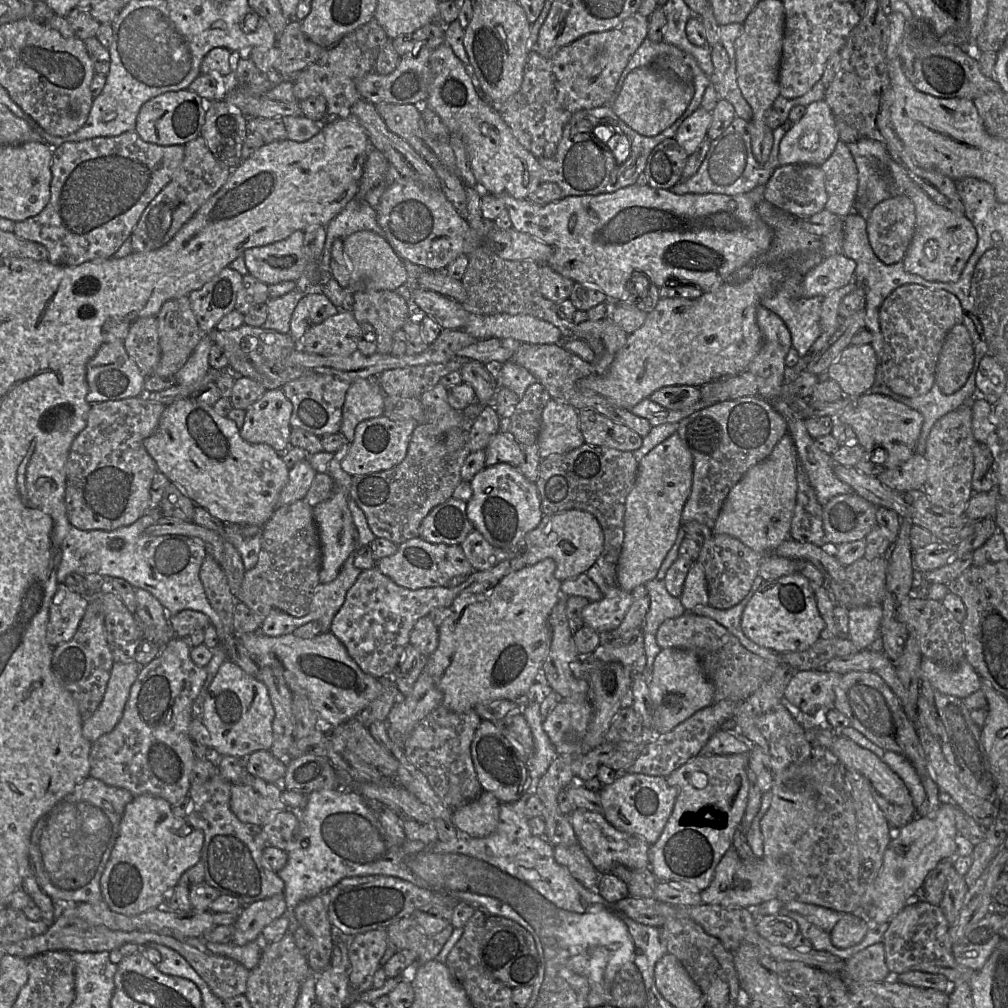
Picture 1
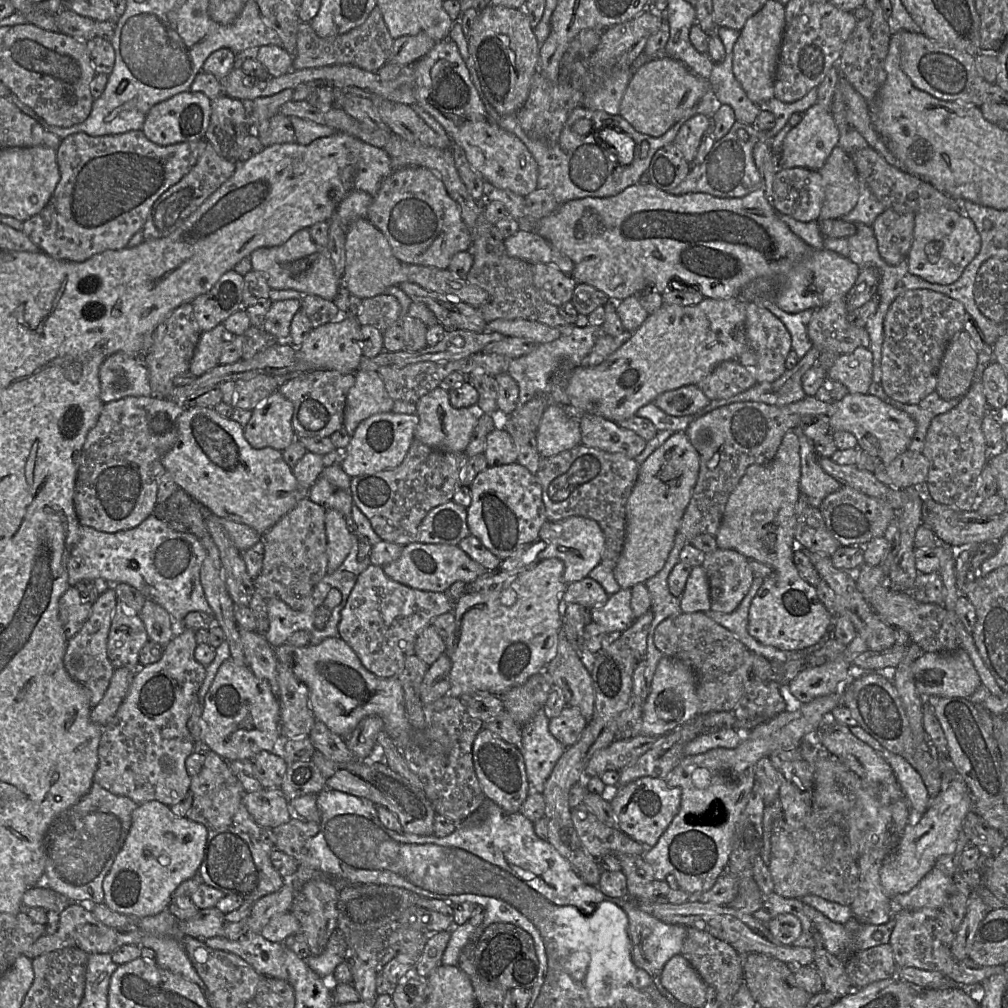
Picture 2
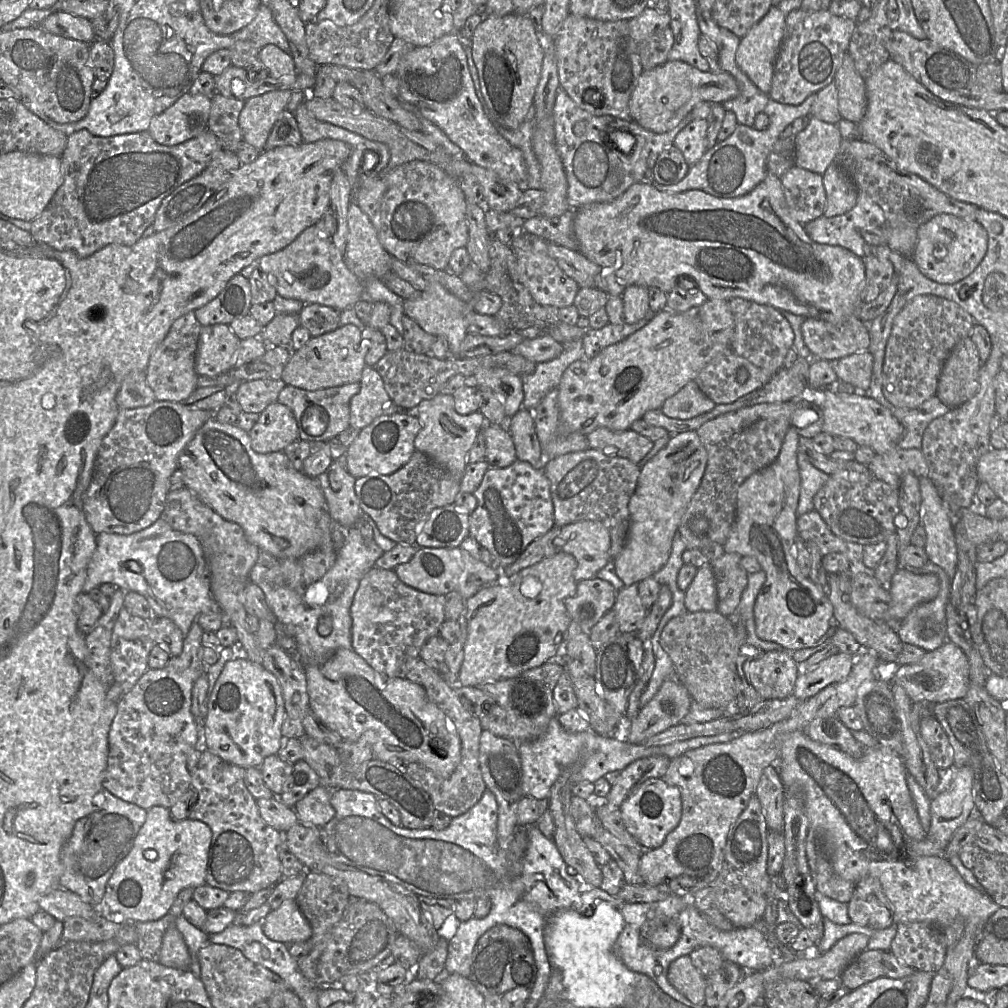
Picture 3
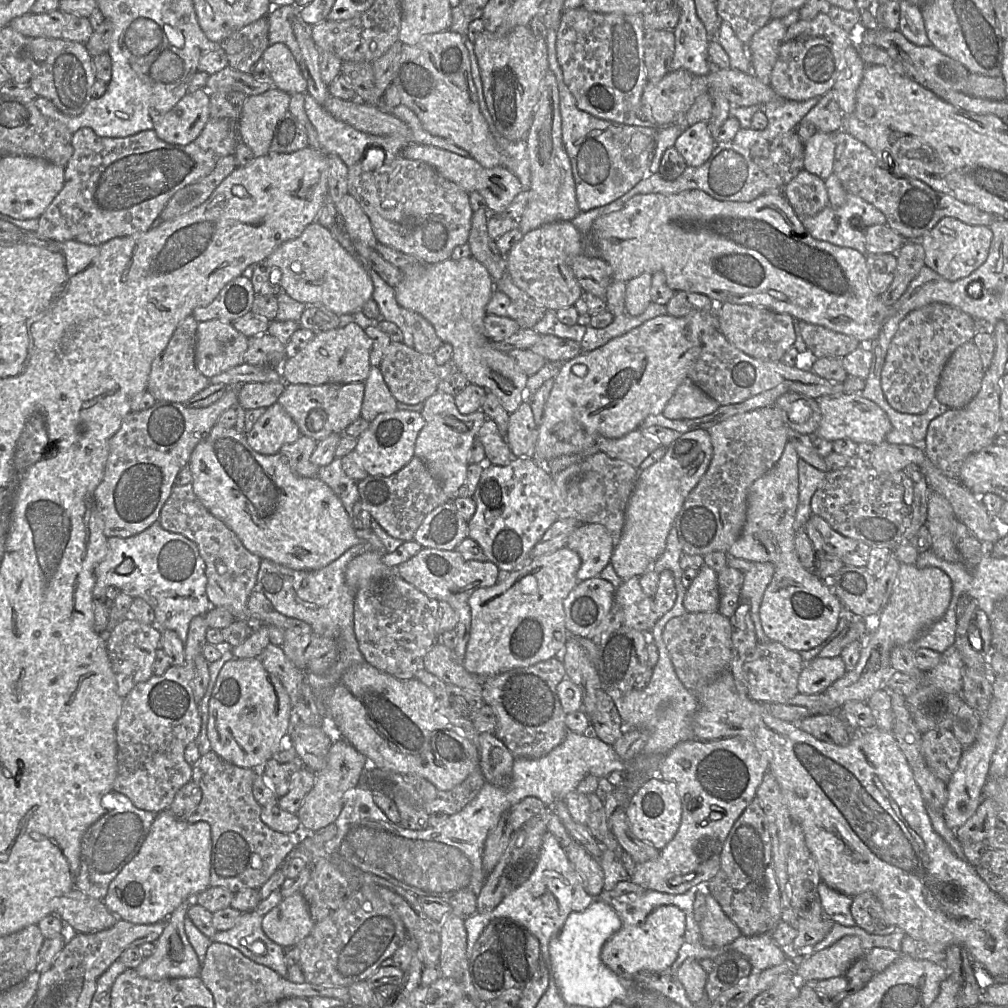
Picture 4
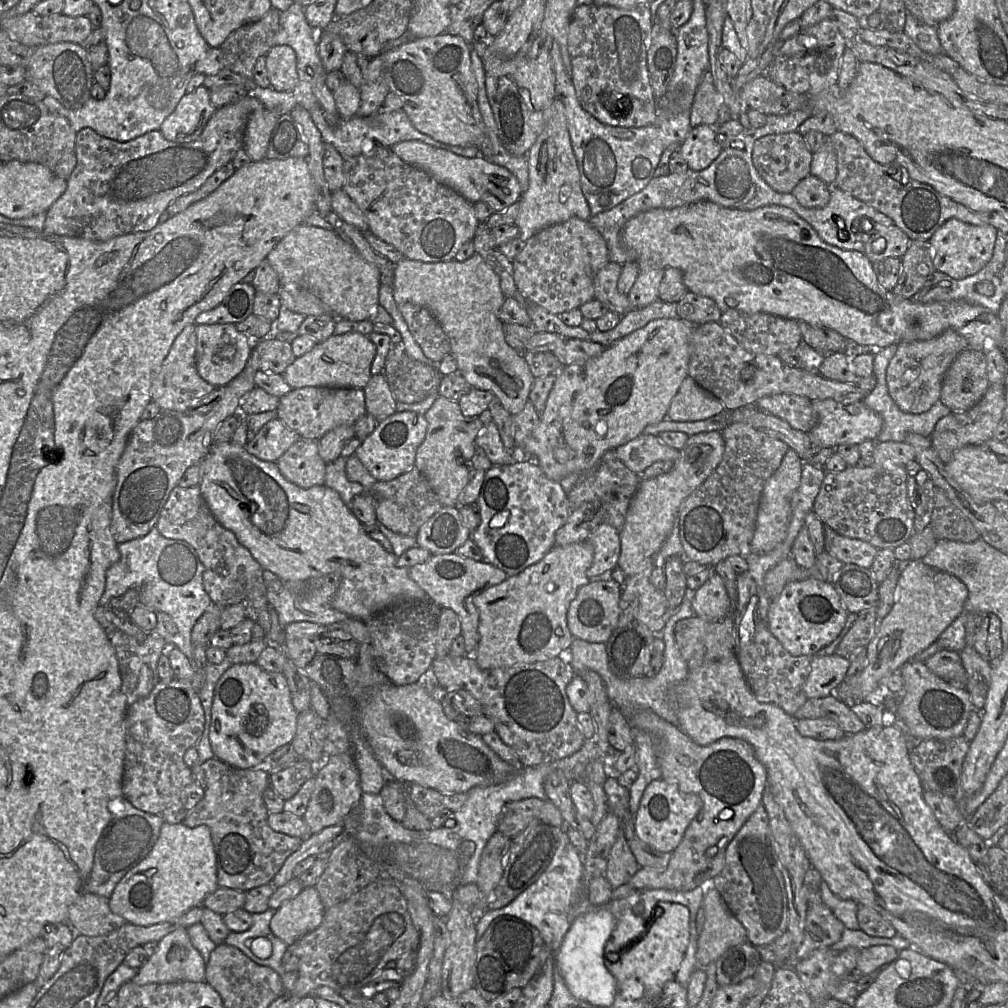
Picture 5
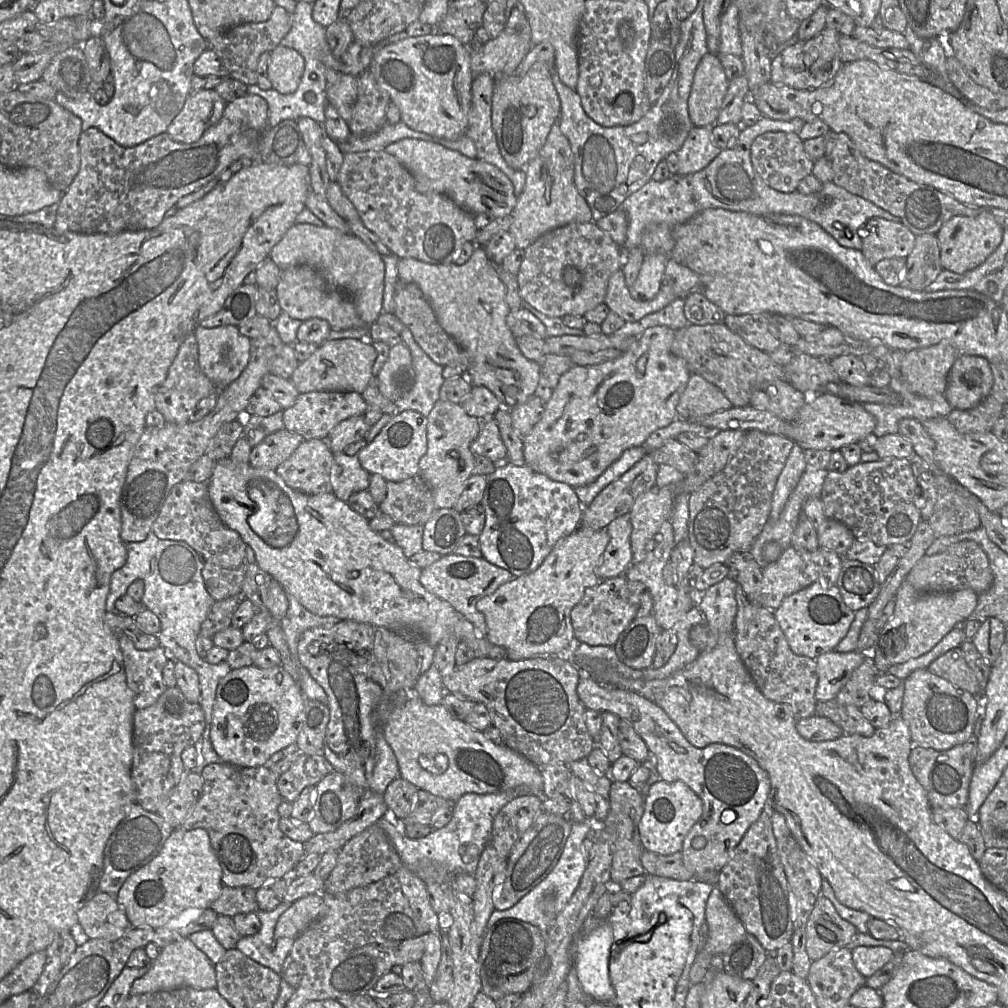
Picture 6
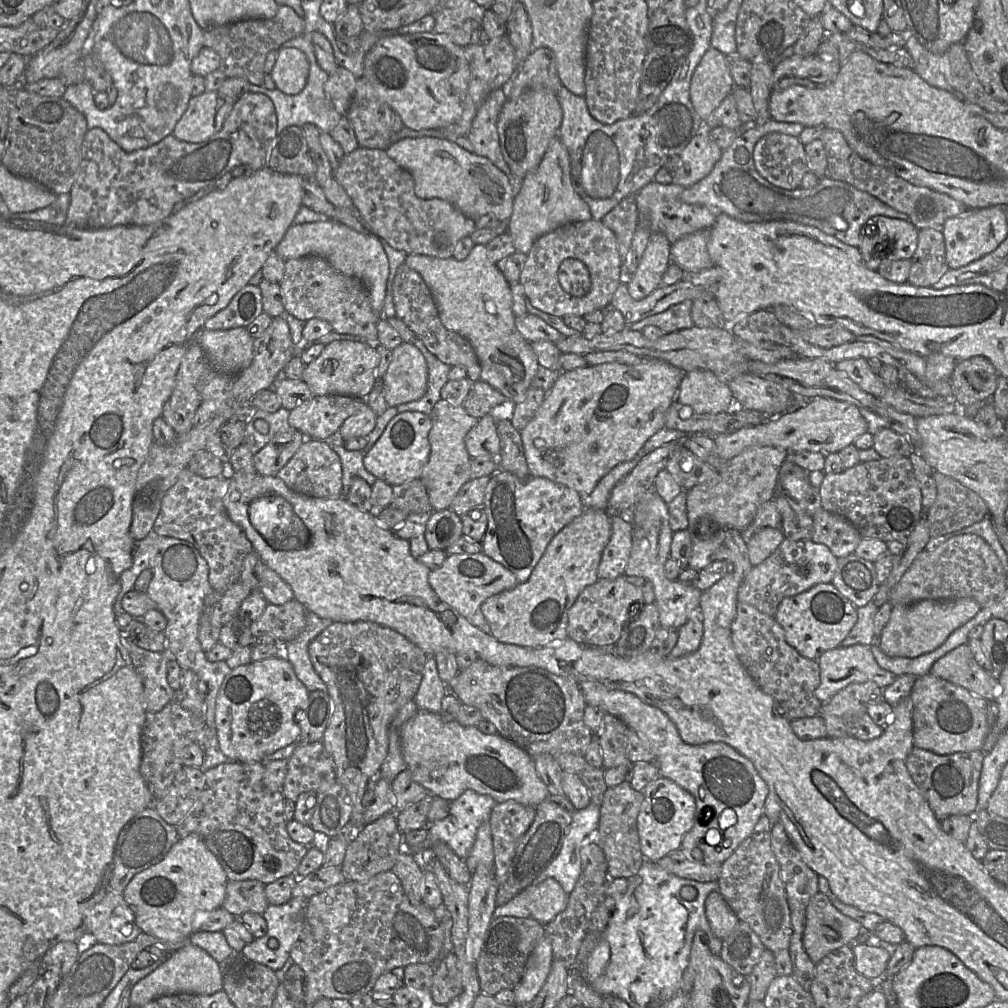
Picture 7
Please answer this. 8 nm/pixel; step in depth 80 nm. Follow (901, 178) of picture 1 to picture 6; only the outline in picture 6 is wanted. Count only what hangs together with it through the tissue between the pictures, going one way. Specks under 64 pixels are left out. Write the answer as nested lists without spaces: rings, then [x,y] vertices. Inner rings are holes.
[[[982,211],[974,217],[954,216],[950,218],[936,233],[943,269],[963,274],[978,267],[998,248],[1003,233],[1004,228],[990,211]]]

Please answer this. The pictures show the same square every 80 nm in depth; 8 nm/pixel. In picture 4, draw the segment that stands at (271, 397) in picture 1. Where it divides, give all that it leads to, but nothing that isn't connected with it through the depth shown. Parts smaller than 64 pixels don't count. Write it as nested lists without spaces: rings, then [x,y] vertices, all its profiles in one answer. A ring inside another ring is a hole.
[[[274,403],[266,409],[256,421],[252,430],[247,433],[249,446],[259,454],[274,455],[286,445],[295,442],[301,436],[297,424],[293,421],[286,410],[278,403]]]

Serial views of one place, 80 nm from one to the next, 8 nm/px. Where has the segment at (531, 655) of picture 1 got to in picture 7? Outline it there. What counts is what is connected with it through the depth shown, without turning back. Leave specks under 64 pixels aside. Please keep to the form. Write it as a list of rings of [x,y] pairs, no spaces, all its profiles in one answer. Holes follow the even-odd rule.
[[[584,509],[582,514],[565,526],[548,544],[529,579],[513,589],[488,598],[481,612],[490,627],[490,633],[499,642],[528,648],[541,648],[561,642],[568,637],[568,610],[580,593],[598,579],[598,566],[612,532],[612,519],[606,510]]]

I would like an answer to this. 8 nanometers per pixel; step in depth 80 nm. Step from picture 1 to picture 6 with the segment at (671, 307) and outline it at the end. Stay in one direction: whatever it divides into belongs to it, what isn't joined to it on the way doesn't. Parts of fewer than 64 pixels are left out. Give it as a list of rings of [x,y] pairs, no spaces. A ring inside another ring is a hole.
[[[667,326],[649,327],[620,357],[592,366],[574,365],[561,374],[544,405],[542,417],[523,438],[525,465],[573,488],[587,486],[625,450],[642,446],[650,434],[672,423],[677,418],[676,406],[691,374],[685,360],[671,351],[675,332]]]

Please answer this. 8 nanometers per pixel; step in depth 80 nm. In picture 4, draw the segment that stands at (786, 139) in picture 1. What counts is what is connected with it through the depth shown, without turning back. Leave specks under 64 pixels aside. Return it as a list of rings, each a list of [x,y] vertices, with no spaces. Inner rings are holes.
[[[817,131],[804,142],[804,169],[823,180],[834,173],[835,143],[832,135]]]

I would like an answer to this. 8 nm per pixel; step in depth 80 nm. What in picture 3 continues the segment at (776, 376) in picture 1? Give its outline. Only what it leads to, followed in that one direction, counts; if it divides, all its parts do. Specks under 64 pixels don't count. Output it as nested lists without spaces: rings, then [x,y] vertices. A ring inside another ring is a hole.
[[[743,298],[728,300],[734,317],[734,334],[731,349],[763,371],[775,374],[783,366],[784,359],[794,341],[794,332],[780,310],[770,305],[758,304]]]

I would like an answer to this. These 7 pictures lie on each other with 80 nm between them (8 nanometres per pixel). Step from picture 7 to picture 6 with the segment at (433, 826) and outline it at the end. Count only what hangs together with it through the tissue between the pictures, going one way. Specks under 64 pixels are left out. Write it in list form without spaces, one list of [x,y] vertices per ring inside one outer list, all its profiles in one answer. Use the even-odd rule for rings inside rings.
[[[521,789],[489,794],[465,793],[454,802],[452,817],[448,824],[432,830],[423,838],[408,838],[401,827],[394,827],[385,817],[380,818],[376,825],[386,833],[402,864],[425,884],[449,886],[450,878],[456,874],[475,874],[480,855],[484,847],[491,842],[494,817],[505,804],[523,795],[530,794],[528,790]]]

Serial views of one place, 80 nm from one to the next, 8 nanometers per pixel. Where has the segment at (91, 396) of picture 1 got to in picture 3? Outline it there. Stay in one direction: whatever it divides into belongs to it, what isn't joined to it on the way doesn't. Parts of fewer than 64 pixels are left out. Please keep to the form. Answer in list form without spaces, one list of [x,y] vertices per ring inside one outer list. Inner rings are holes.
[[[134,372],[127,375],[116,395],[119,409],[145,407],[154,401],[156,397],[146,381],[146,372]]]

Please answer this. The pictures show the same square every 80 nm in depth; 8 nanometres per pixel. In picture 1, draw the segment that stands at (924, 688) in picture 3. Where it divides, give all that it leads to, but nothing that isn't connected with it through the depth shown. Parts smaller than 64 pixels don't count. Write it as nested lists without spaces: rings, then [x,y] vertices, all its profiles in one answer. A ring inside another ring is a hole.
[[[922,655],[921,678],[927,679],[939,692],[960,699],[981,689],[981,677],[966,659],[955,668],[946,668]]]

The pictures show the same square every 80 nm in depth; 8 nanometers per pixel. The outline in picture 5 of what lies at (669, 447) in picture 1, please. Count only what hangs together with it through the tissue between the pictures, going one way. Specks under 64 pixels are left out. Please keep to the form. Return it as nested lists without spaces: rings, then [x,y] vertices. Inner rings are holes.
[[[721,431],[690,435],[672,469],[654,478],[641,479],[633,495],[620,530],[620,554],[617,566],[626,576],[641,572],[659,552],[671,532],[683,501],[716,469],[722,460],[725,442]]]

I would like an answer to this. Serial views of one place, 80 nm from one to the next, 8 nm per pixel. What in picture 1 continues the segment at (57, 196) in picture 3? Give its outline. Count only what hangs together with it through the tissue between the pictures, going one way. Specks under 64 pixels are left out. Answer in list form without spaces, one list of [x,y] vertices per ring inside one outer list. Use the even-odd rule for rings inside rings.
[[[135,131],[125,132],[113,137],[96,137],[78,142],[66,142],[57,148],[53,148],[50,166],[52,174],[50,200],[45,208],[36,216],[21,222],[16,222],[13,233],[21,239],[34,241],[43,245],[49,254],[48,261],[54,265],[78,266],[88,261],[113,257],[115,252],[131,236],[133,229],[149,203],[172,180],[174,174],[183,162],[184,152],[184,145],[161,146],[145,142]]]

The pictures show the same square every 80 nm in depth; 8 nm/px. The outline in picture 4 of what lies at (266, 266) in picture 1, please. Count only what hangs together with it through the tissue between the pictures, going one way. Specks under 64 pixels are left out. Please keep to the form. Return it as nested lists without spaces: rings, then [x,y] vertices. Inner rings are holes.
[[[313,222],[296,239],[281,244],[264,262],[268,267],[277,269],[281,292],[295,301],[310,305],[320,305],[338,316],[361,311],[363,305],[372,299],[373,282],[364,266],[349,254],[334,238],[329,229]]]

